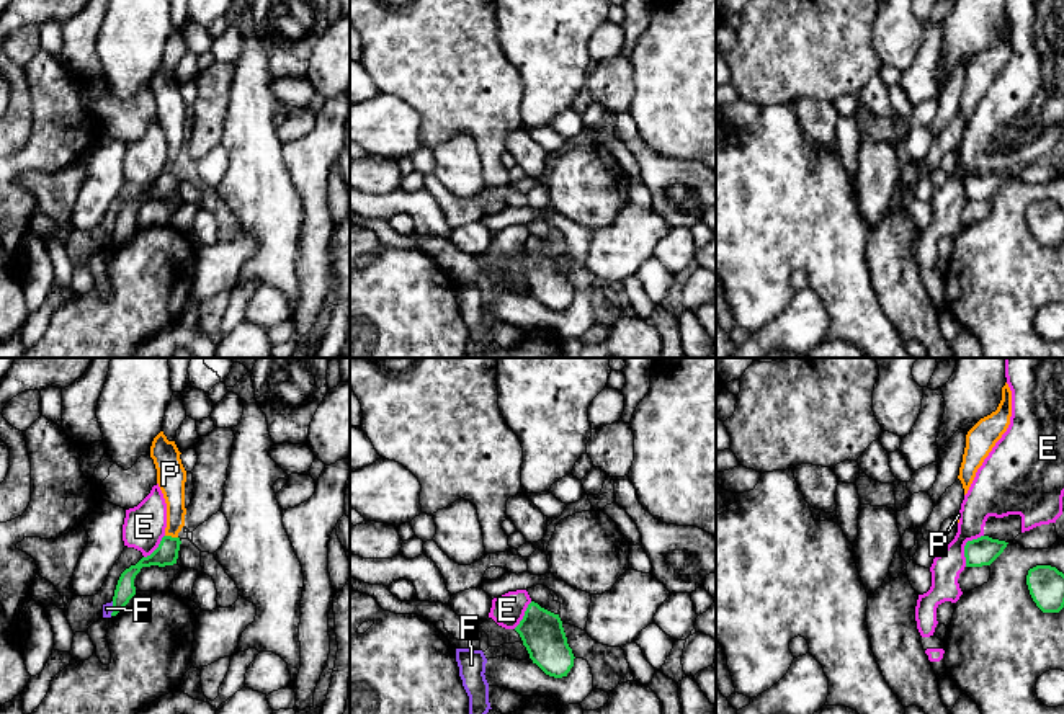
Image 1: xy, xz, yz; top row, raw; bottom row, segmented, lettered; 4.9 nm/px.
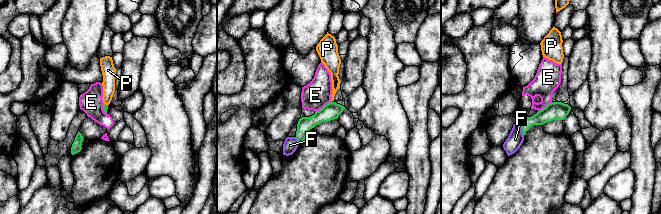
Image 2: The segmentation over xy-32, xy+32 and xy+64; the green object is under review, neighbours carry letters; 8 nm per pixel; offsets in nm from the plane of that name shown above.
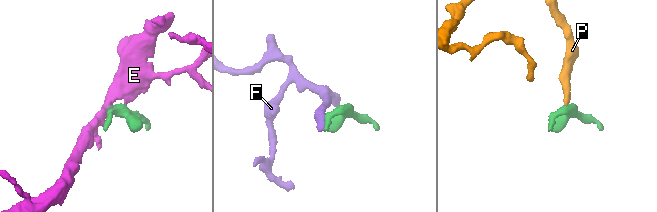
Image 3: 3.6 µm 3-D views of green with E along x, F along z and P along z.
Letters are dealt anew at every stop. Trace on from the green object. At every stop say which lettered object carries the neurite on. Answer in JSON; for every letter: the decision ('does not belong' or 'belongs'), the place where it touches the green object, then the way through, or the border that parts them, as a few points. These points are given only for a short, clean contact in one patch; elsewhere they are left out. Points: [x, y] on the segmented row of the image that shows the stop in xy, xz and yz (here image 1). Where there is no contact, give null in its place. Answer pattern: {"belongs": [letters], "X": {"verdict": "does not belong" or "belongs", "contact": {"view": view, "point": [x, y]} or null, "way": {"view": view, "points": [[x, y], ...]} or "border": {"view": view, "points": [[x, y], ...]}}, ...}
{"belongs": ["P"], "E": {"verdict": "does not belong", "contact": {"view": "yz", "point": [965, 546]}, "border": {"view": "yz", "points": [[983, 535], [966, 543], [965, 566]]}}, "F": {"verdict": "does not belong", "contact": {"view": "xy", "point": [113, 608]}, "border": {"view": "xy", "points": [[113, 602], [110, 615]]}}, "P": {"verdict": "belongs", "contact": {"view": "xy", "point": [170, 536]}, "way": {"view": "xy", "points": [[167, 553], [170, 536], [174, 526], [172, 486]]}}}

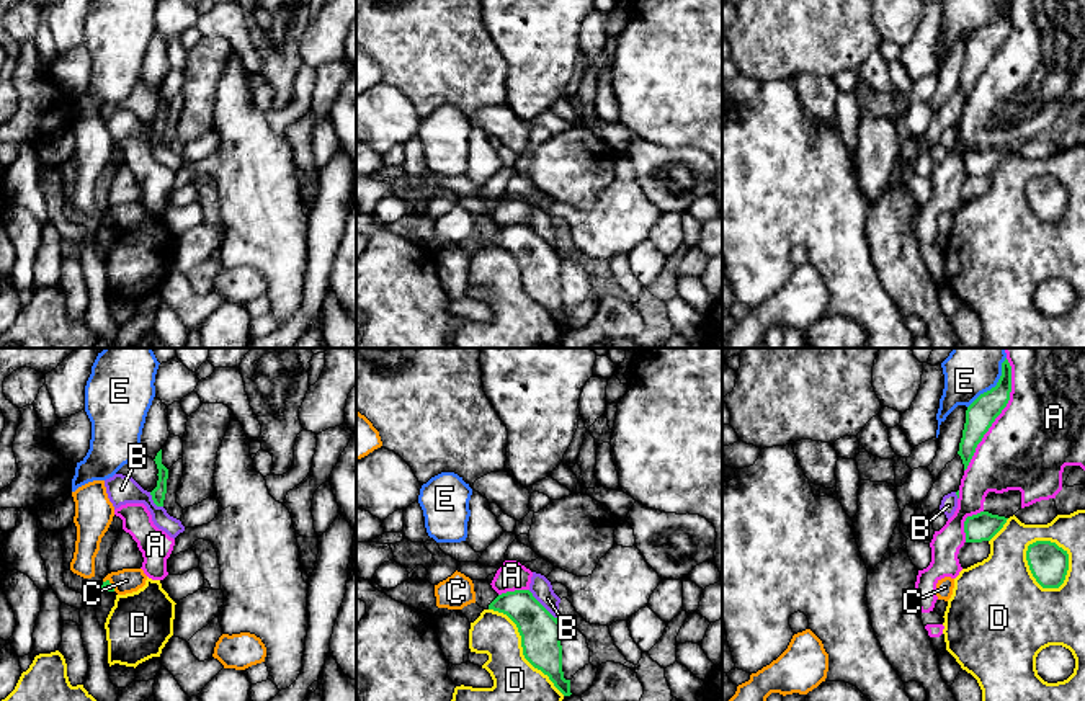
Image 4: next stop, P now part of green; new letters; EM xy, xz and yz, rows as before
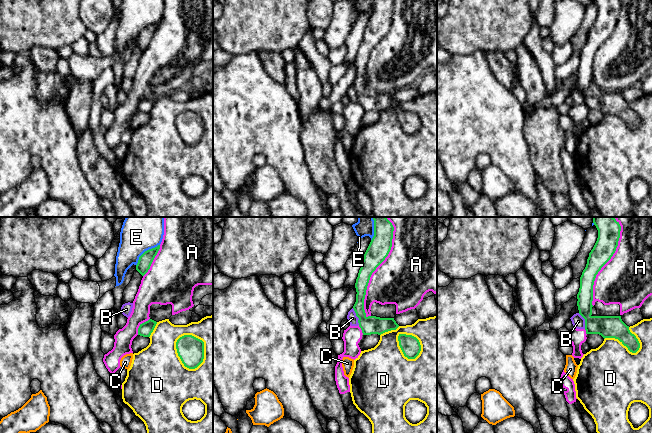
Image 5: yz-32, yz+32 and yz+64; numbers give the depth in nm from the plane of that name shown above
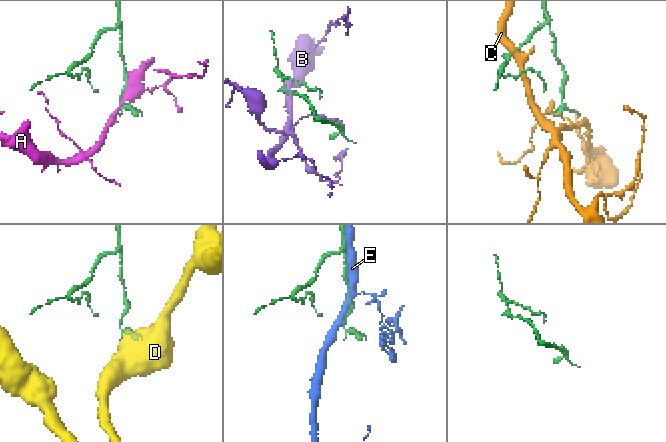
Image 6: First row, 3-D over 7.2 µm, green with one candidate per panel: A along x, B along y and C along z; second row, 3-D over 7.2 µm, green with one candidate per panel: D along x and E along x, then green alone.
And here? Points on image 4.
{"belongs": [], "A": {"verdict": "does not belong", "contact": {"view": "yz", "point": [999, 414]}}, "B": {"verdict": "does not belong", "contact": {"view": "xz", "point": [541, 605]}}, "C": {"verdict": "does not belong", "contact": {"view": "xy", "point": [110, 584]}}, "D": {"verdict": "does not belong", "contact": {"view": "yz", "point": [1031, 572]}}, "E": {"verdict": "does not belong", "contact": {"view": "yz", "point": [997, 384]}}}

